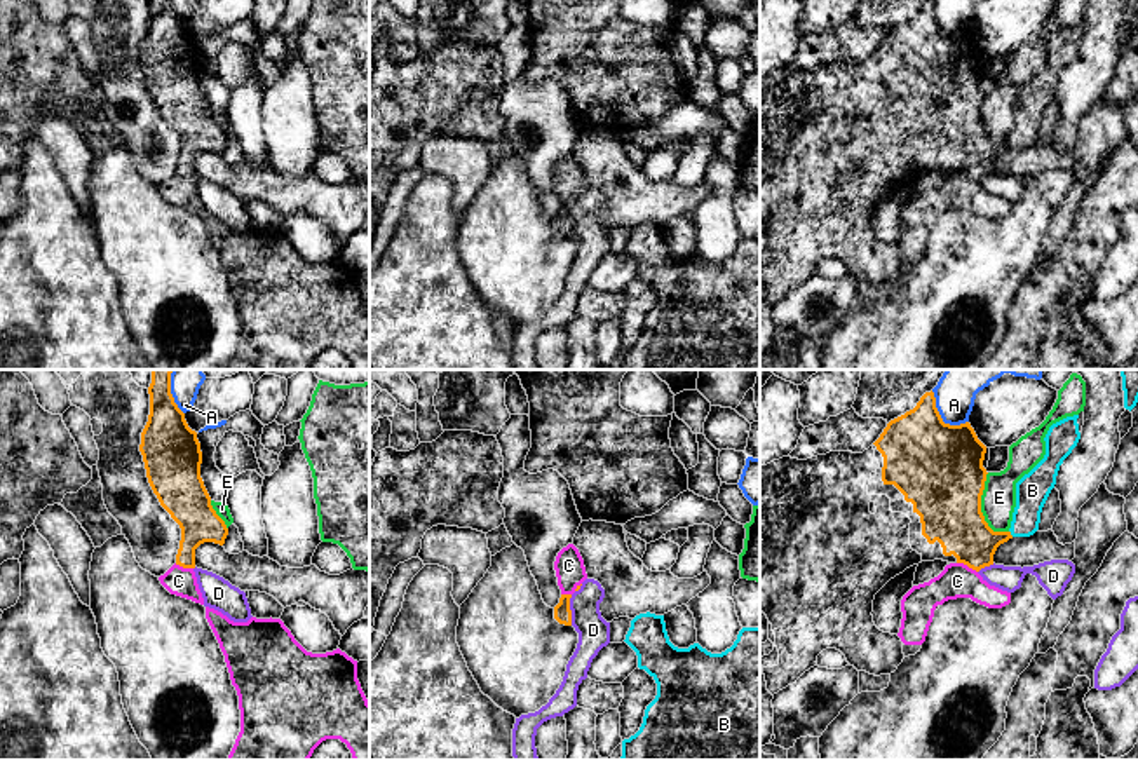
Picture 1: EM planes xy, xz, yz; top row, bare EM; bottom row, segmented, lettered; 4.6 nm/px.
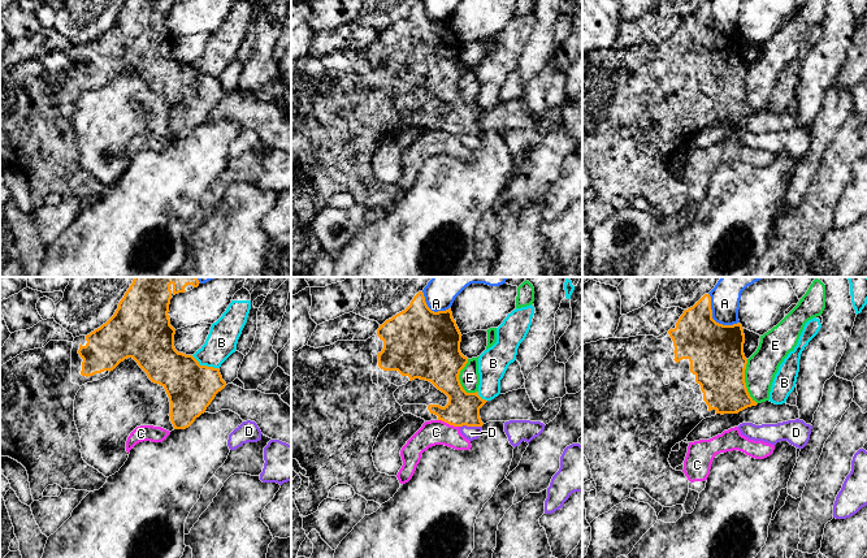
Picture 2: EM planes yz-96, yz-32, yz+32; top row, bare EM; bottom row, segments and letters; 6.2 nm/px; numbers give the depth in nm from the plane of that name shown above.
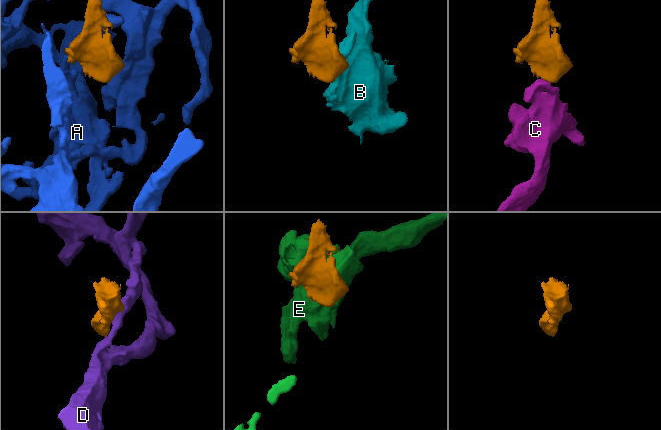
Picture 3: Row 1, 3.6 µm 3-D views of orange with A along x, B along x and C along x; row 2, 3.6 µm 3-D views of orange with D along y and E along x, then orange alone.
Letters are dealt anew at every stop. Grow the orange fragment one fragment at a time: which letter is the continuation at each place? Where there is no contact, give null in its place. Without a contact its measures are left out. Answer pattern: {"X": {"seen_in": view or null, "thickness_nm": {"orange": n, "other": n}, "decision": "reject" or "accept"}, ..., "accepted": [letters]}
{"A": {"seen_in": "yz", "thickness_nm": {"orange": 400, "other": 200}, "decision": "reject"}, "B": {"seen_in": "yz", "thickness_nm": {"orange": 240, "other": 160}, "decision": "reject"}, "C": {"seen_in": "yz", "thickness_nm": {"orange": 280, "other": 160}, "decision": "reject"}, "D": {"seen_in": "xz", "thickness_nm": {"orange": 80, "other": 150}, "decision": "reject"}, "E": {"seen_in": "yz", "thickness_nm": {"orange": 380, "other": 160}, "decision": "reject"}, "accepted": []}

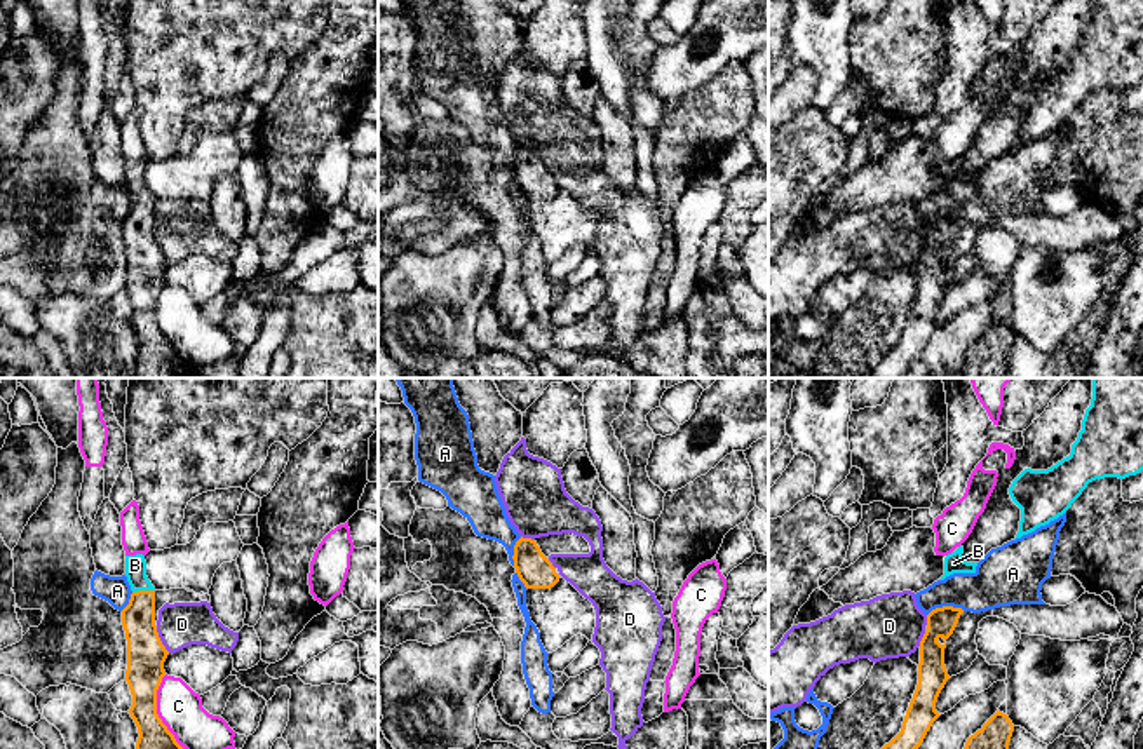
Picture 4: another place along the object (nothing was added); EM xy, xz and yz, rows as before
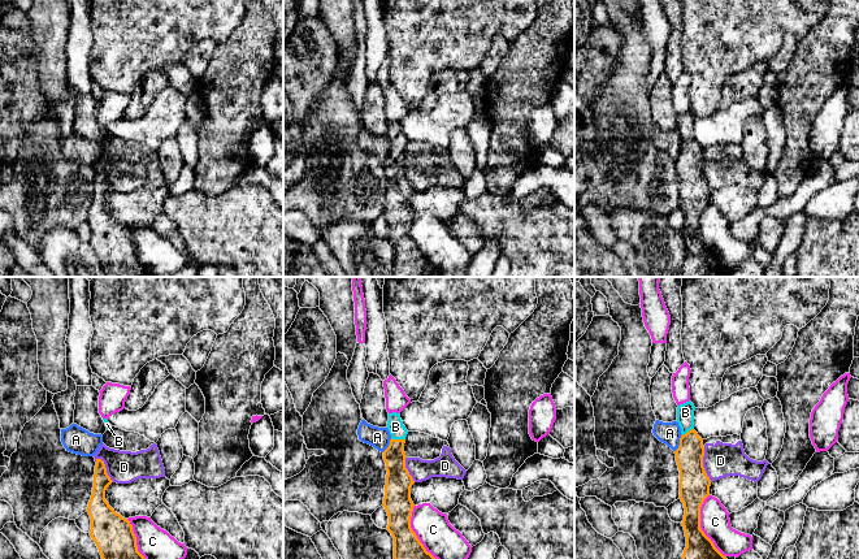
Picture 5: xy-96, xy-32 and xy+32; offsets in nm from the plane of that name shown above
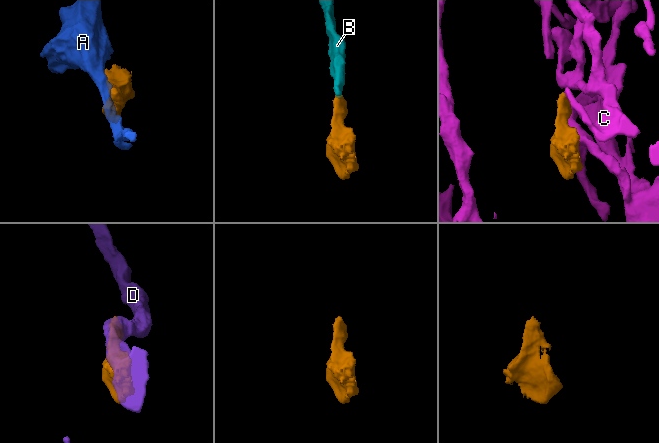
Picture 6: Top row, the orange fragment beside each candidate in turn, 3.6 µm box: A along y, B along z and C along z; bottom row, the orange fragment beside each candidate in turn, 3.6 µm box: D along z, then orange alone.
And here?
{"A": {"seen_in": "yz", "thickness_nm": {"orange": 140, "other": 200}, "decision": "reject"}, "B": {"seen_in": "xy", "thickness_nm": {"orange": 160, "other": 100}, "decision": "accept"}, "C": {"seen_in": "xy", "thickness_nm": {"orange": 180, "other": 200}, "decision": "reject"}, "D": {"seen_in": "xy", "thickness_nm": {"orange": 180, "other": 200}, "decision": "reject"}, "accepted": ["B"]}

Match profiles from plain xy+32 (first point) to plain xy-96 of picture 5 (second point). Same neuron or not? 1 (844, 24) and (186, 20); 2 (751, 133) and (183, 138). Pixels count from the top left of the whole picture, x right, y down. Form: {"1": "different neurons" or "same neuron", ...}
{"1": "different neurons", "2": "different neurons"}

